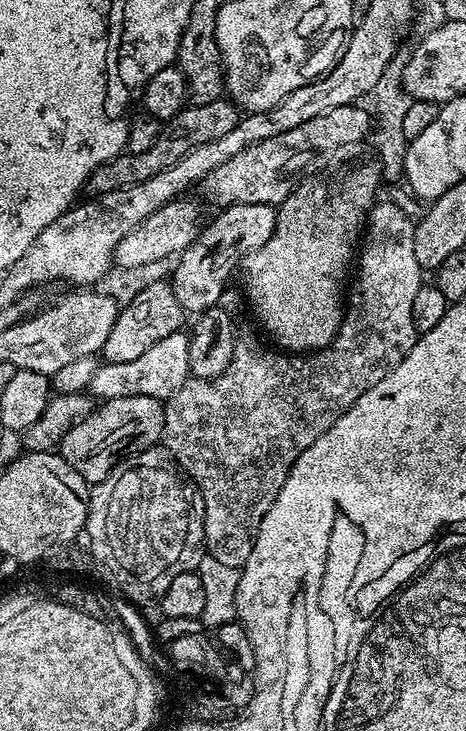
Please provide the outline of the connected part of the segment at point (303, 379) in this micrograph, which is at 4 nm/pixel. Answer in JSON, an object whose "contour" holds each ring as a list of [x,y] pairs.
{"contour":[[[383,200],[373,204],[372,209],[368,211],[366,227],[362,233],[362,243],[358,248],[358,263],[354,268],[354,279],[347,289],[346,303],[342,308],[340,329],[337,330],[336,337],[325,348],[307,354],[289,354],[287,351],[269,346],[263,339],[260,341],[256,336],[241,335],[234,346],[230,366],[226,366],[224,373],[213,380],[203,380],[198,376],[192,376],[173,396],[169,396],[164,404],[163,447],[168,447],[169,454],[177,460],[175,463],[178,465],[179,471],[195,484],[200,502],[204,505],[204,546],[207,555],[213,556],[223,565],[239,569],[244,567],[250,558],[250,550],[256,541],[256,532],[260,529],[262,518],[278,498],[286,478],[292,473],[296,459],[310,445],[318,442],[318,438],[322,438],[322,434],[326,434],[326,430],[330,430],[330,426],[334,422],[338,422],[338,418],[342,418],[342,414],[346,414],[346,410],[350,410],[350,406],[354,406],[354,402],[358,402],[358,398],[362,398],[362,394],[366,394],[366,390],[370,390],[370,386],[378,386],[378,382],[382,382],[382,378],[386,378],[392,373],[394,366],[398,366],[398,362],[402,362],[402,358],[406,358],[406,354],[410,354],[410,350],[416,344],[418,333],[414,326],[413,303],[414,294],[418,294],[422,283],[422,277],[420,277],[422,270],[418,266],[418,258],[414,258],[414,220],[413,217],[408,217],[398,205]]]}

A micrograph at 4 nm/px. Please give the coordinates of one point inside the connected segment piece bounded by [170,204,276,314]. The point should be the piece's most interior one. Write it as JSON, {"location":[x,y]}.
{"location":[199,280]}

